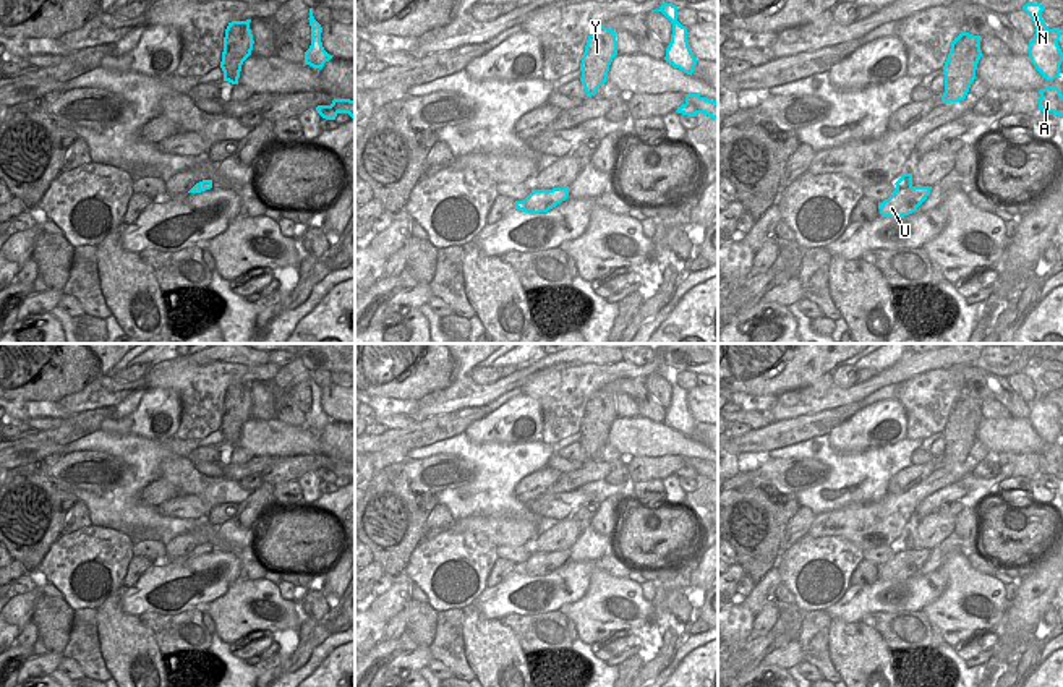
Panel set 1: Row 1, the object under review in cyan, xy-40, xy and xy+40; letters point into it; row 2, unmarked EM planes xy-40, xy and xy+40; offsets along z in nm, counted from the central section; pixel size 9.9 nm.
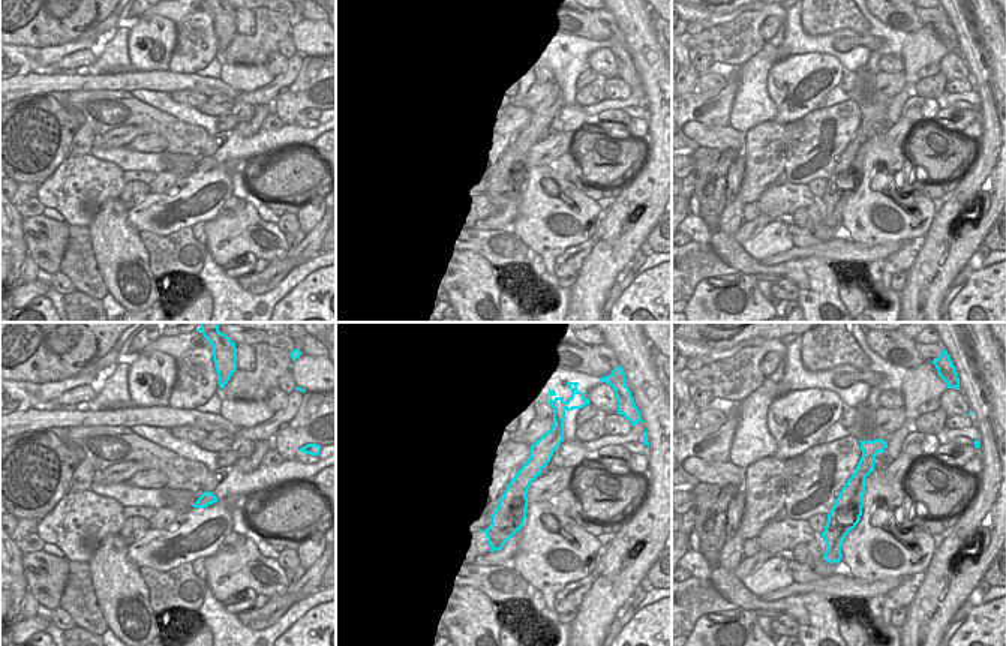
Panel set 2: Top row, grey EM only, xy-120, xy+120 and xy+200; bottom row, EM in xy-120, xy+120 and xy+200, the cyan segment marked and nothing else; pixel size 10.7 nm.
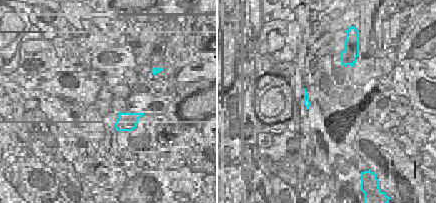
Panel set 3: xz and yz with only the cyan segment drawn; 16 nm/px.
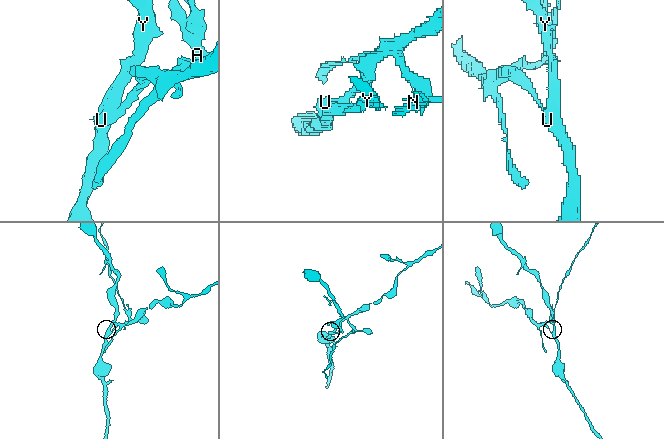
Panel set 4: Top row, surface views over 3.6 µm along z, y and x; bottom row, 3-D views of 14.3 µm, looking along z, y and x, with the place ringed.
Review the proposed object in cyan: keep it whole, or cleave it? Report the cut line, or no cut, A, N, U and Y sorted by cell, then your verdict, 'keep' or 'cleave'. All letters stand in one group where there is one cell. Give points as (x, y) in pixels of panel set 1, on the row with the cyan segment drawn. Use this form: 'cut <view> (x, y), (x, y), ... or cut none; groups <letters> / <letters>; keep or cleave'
cut xy+40 (896, 187), (909, 192), (911, 200), (917, 206); groups A N / U Y; cleave

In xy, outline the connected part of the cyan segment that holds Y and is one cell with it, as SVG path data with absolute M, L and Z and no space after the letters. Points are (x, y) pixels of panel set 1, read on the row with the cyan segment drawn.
M603 24L588 36L580 63L582 84L587 97L596 94L598 87L608 81L613 58L617 55L617 41L613 29Z

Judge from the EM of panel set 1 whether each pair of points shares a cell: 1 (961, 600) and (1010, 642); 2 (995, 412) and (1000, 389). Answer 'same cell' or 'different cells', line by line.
1: different cells
2: different cells

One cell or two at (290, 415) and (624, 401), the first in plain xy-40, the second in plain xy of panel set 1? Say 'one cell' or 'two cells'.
two cells

